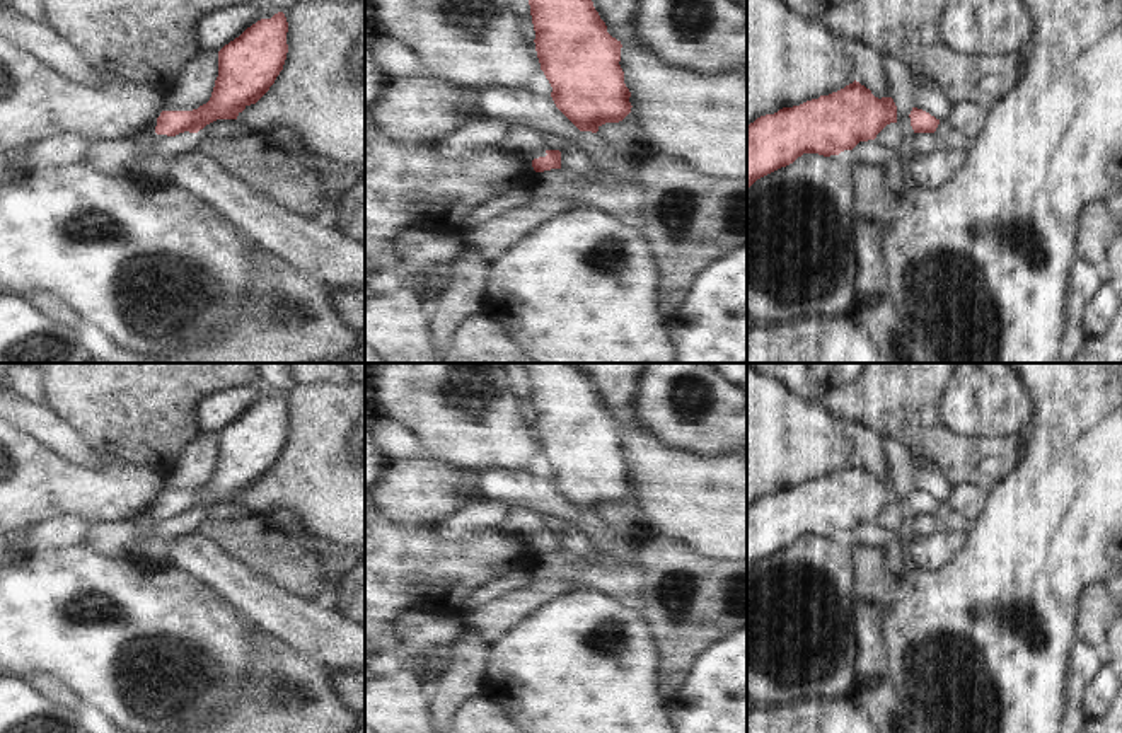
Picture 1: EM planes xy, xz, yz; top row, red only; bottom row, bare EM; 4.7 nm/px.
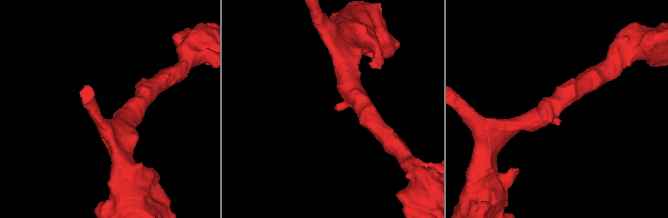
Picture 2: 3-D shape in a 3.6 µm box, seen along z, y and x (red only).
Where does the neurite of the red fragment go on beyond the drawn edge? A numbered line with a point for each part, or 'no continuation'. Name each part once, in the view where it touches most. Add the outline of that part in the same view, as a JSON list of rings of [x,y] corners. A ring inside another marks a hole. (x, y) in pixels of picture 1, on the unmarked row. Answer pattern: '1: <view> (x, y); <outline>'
no continuation

